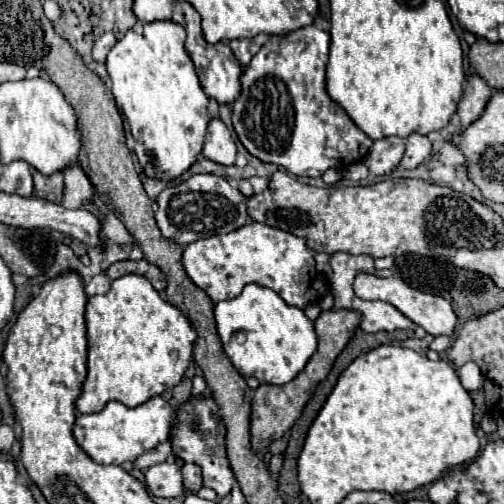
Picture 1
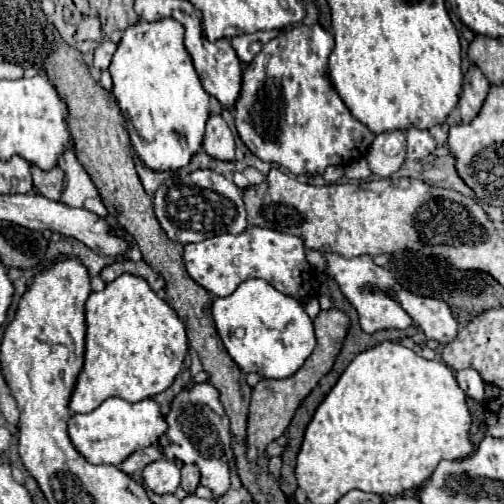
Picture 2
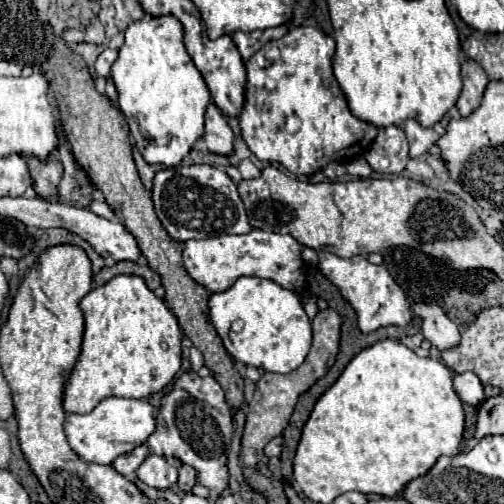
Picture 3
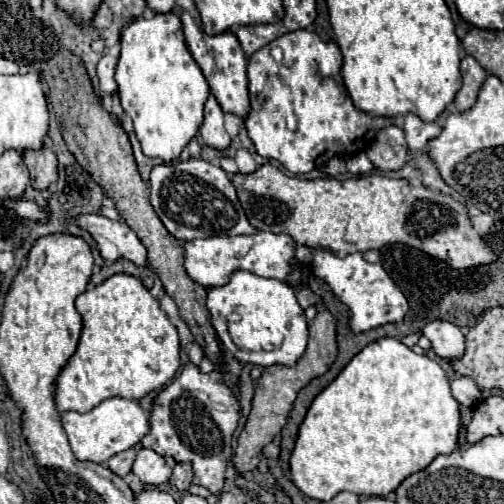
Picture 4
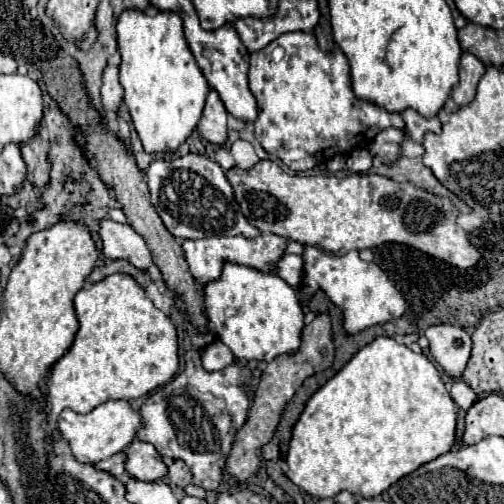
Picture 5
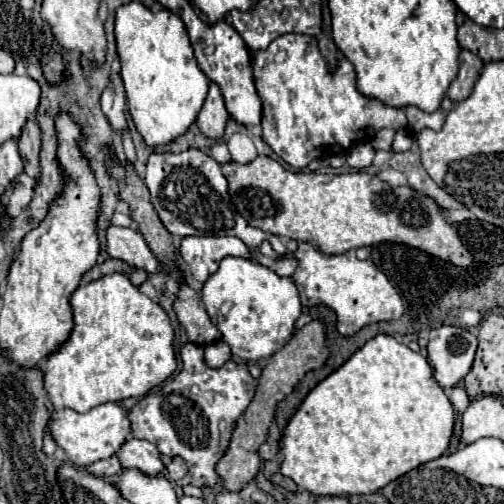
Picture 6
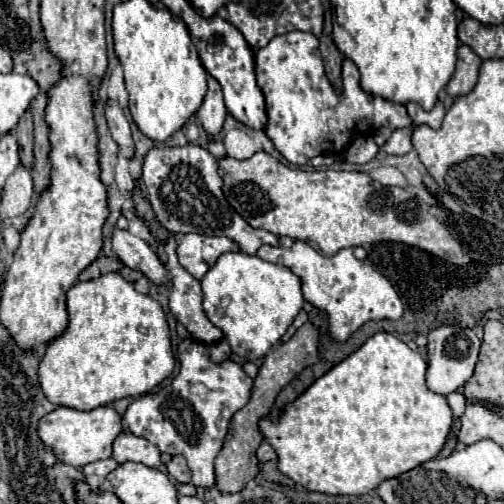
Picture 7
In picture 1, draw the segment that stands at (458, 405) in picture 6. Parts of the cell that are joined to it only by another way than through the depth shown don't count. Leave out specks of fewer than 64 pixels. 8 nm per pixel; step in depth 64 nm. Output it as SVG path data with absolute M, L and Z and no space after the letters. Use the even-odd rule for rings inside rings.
M474 362L464 364L464 366L458 370L458 376L460 376L462 386L464 386L468 392L480 390L480 388L482 388L482 384L484 384L484 376L482 376L480 368L478 368Z

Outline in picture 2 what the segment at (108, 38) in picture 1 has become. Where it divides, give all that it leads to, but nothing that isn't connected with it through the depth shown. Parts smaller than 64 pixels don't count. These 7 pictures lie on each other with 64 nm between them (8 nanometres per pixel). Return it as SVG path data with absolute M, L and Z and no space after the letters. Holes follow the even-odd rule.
M104 40L104 42L98 46L96 54L94 54L94 66L96 66L98 70L108 70L114 52L116 52L116 44L110 42L110 40Z

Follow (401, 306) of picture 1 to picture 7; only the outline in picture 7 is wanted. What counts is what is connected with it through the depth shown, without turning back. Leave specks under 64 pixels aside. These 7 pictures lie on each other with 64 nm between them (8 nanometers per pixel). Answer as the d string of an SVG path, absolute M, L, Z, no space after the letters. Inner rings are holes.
M440 326L428 334L426 344L428 354L428 372L426 372L426 386L442 396L448 396L456 390L460 390L474 372L478 350L480 350L480 338L472 330L464 330L460 326Z

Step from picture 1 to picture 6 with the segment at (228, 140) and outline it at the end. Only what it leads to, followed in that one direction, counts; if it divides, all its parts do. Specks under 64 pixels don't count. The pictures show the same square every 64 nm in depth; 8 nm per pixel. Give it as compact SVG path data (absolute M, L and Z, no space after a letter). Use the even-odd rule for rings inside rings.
M210 82L210 90L208 90L208 96L206 96L206 102L204 102L204 106L202 106L202 110L200 110L198 118L196 118L198 128L202 130L204 136L220 140L222 134L224 134L224 126L226 126L228 118L230 116L226 112L220 88L214 82Z

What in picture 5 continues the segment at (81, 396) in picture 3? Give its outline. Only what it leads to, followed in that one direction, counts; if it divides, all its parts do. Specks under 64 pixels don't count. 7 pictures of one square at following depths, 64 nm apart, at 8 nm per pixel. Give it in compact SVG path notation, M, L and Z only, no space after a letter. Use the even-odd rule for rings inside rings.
M112 274L104 280L84 288L74 298L74 310L80 322L80 328L74 336L70 350L58 358L48 374L46 382L49 413L45 429L45 439L50 439L57 432L58 414L64 408L86 414L108 400L134 400L154 388L166 384L178 370L178 334L170 318L158 310L144 290L128 274Z

